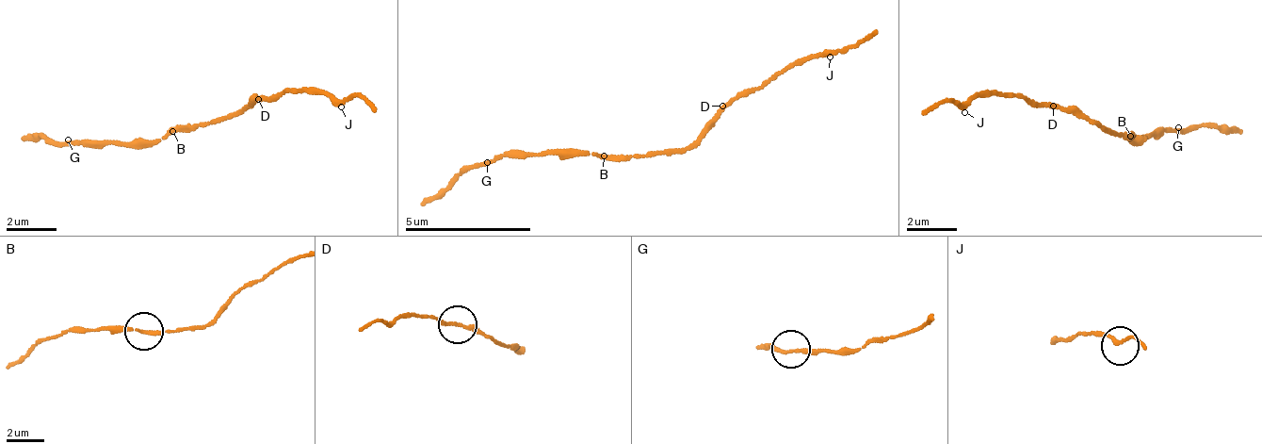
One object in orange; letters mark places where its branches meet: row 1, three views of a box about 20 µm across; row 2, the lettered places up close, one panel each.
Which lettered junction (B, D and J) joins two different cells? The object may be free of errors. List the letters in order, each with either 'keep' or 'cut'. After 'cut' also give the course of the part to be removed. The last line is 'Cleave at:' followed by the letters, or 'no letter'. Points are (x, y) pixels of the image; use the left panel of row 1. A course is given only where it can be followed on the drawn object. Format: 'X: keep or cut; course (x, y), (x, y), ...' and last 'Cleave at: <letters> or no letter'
B: keep
D: keep
J: keep
Cleave at: no letter

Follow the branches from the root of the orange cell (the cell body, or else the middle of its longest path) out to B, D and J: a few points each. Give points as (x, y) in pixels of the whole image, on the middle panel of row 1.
B: (669, 155), (603, 154)
D: (669, 155), (676, 154), (708, 124), (708, 119), (722, 106)
J: (669, 155), (676, 154), (744, 92), (756, 93), (810, 57), (830, 57)

